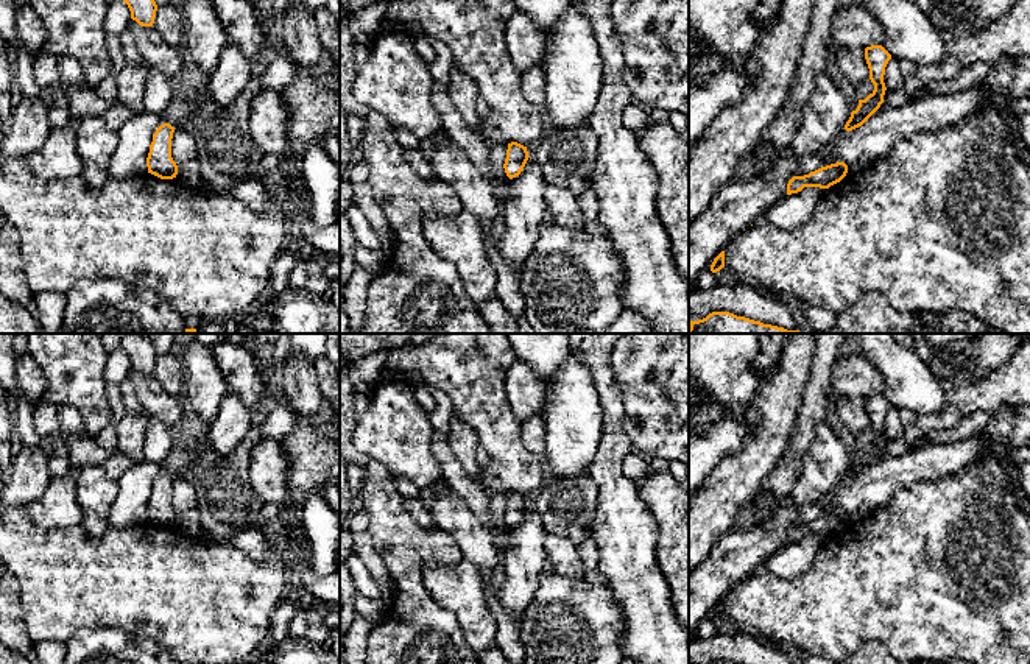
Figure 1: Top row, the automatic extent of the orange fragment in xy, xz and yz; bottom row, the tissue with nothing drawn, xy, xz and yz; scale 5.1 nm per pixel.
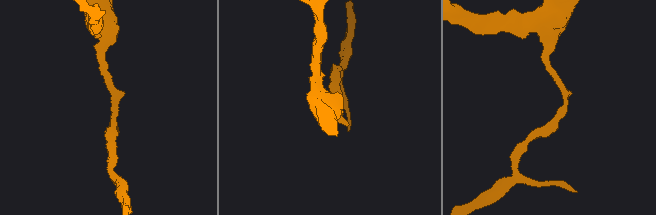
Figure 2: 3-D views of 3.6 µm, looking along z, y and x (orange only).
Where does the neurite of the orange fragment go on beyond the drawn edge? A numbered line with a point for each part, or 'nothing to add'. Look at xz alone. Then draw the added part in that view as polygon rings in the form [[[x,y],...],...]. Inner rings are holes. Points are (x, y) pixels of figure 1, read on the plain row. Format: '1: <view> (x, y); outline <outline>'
nothing to add

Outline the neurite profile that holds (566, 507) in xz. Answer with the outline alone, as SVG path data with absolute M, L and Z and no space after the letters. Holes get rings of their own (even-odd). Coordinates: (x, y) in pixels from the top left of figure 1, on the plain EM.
M589 474L573 479L547 475L530 507L545 532L569 538L578 546L592 538L598 486Z

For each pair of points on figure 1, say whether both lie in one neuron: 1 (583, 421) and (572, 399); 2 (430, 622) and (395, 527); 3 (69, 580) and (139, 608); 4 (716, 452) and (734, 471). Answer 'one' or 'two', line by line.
1: one
2: one
3: one
4: two

